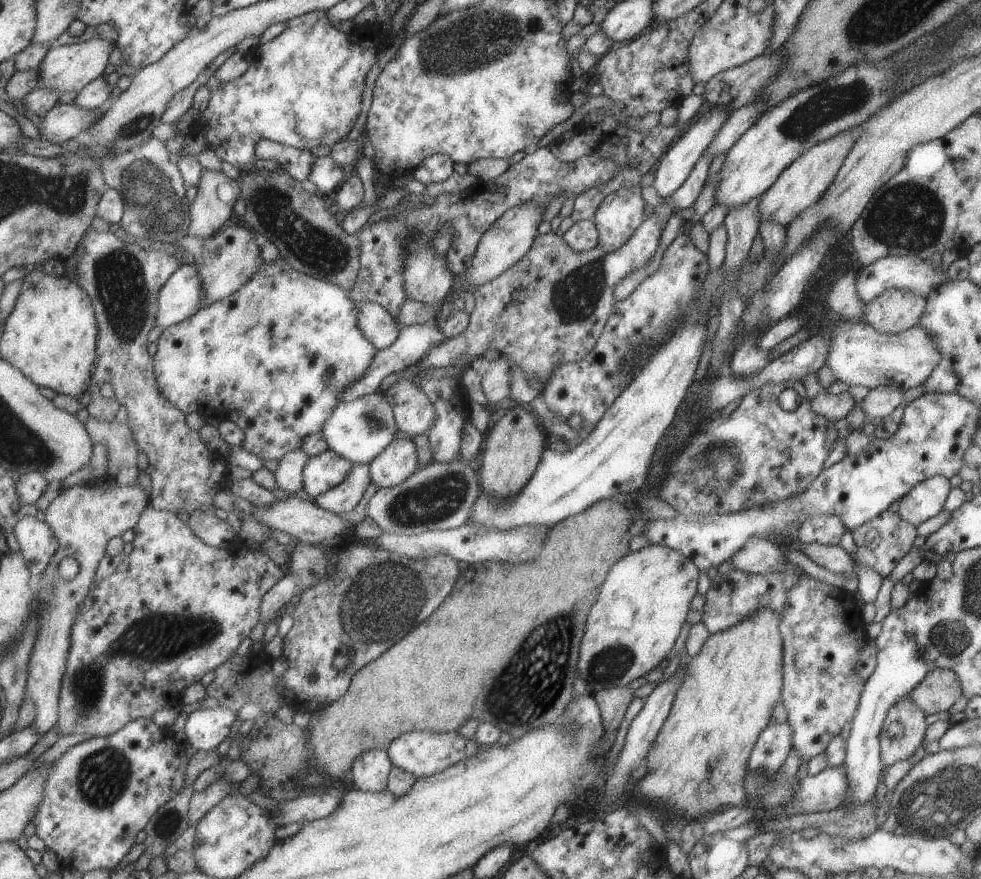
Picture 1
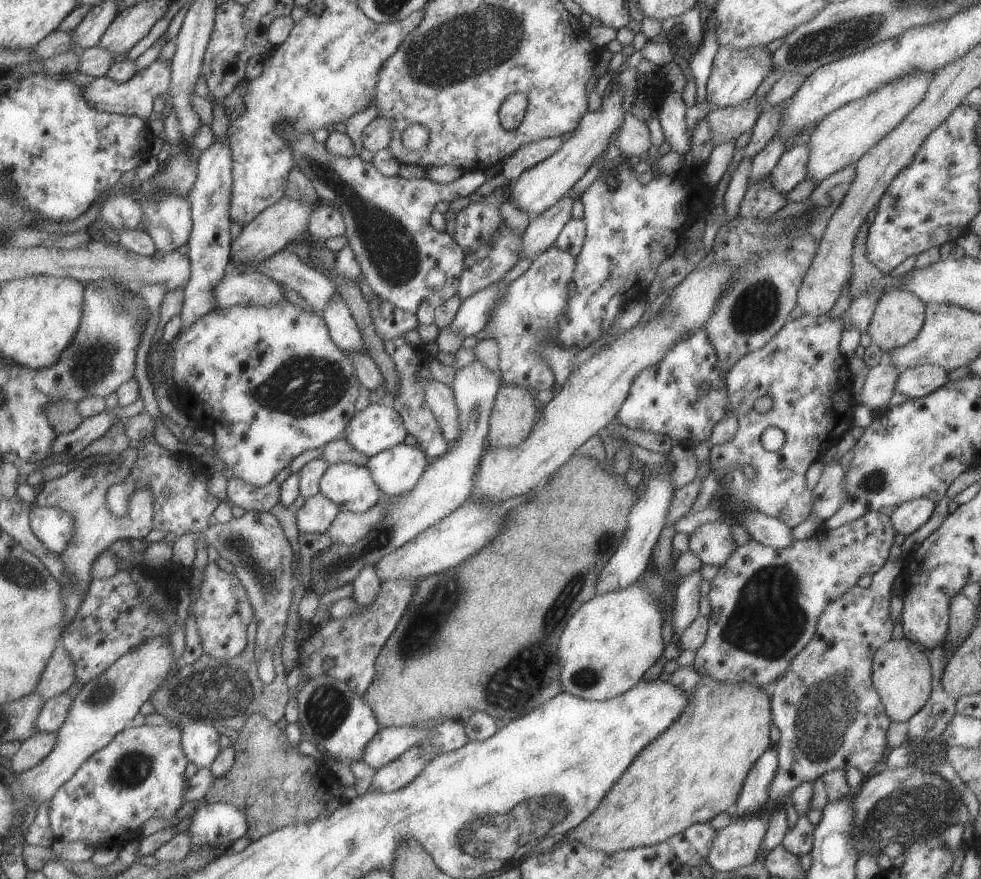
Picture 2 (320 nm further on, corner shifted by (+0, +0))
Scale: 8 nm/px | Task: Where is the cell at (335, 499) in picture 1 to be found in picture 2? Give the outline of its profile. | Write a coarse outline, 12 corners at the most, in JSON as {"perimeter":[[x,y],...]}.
{"perimeter":[[320,492],[294,512],[298,533],[323,534],[338,512]]}

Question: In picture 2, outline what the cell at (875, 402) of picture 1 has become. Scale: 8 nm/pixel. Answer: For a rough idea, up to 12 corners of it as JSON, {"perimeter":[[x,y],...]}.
{"perimeter":[[923,365],[901,372],[894,392],[923,397],[947,381],[948,372]]}

